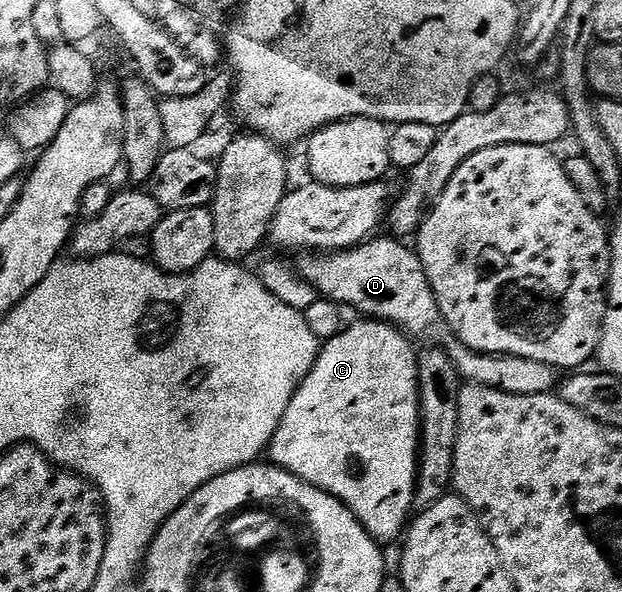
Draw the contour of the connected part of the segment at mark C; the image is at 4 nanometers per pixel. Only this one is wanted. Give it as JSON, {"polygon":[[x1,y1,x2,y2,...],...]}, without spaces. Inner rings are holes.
{"polygon":[[367,317,359,320,361,323,350,322,332,339,327,340,321,346,320,352,316,354,312,368,305,379,295,384,290,405,286,405,286,413,269,443,269,460,281,467,282,470,296,475,310,486,316,487,319,491,325,491,339,499,345,507,349,507,356,519,368,530,368,536,375,539,381,545,387,545,401,538,406,524,409,522,410,514,408,509,414,505,414,494,416,489,416,469,418,466,418,446,420,444,420,402,418,401,418,383,416,377,416,356,417,348,412,348,409,336,405,335,399,327,393,327,390,323,381,323,378,319]]}

